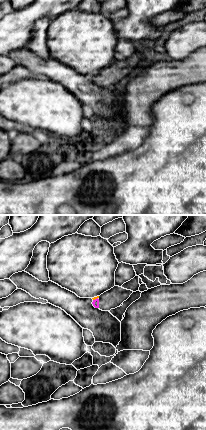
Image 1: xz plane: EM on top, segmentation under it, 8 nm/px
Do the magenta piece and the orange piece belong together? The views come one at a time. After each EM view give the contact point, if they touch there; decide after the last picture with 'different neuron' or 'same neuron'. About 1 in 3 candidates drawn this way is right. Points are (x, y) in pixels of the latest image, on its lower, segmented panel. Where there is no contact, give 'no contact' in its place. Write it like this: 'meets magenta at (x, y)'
meets magenta at (95, 299)

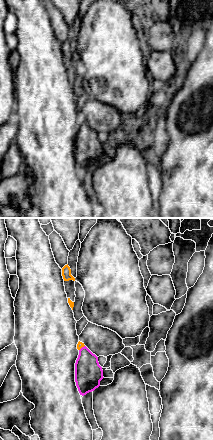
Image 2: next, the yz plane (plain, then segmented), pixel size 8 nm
meets magenta at (81, 348)

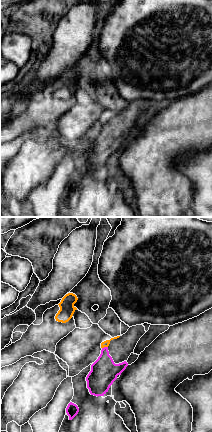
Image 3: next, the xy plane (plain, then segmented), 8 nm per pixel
meets magenta at (104, 347)

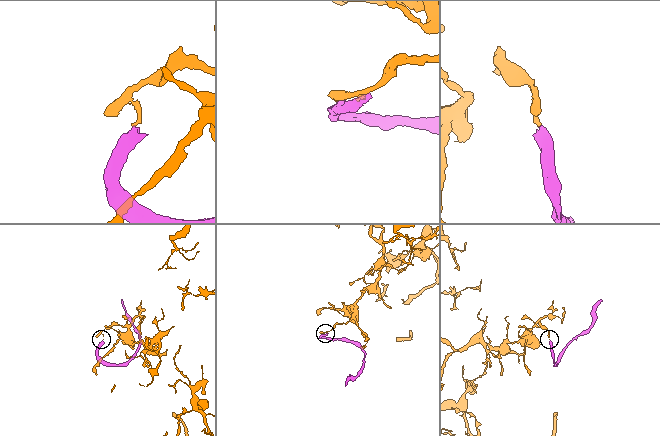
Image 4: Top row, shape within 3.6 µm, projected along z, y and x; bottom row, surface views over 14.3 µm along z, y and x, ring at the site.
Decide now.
different neuron

